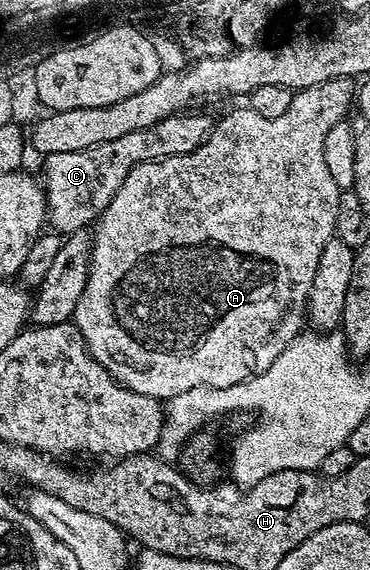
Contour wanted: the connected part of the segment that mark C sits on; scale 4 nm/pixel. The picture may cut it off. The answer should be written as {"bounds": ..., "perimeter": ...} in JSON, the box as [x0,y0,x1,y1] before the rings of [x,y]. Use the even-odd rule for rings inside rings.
{"bounds":[40,112,215,236],"perimeter":[[[186,112],[181,116],[165,118],[152,128],[140,128],[140,132],[128,132],[117,140],[84,148],[80,152],[56,152],[45,155],[40,174],[46,191],[46,222],[51,231],[63,236],[97,223],[108,208],[112,196],[124,184],[124,176],[141,162],[155,162],[168,156],[187,154],[204,144],[214,128],[215,119],[202,112]],[[90,222],[90,223],[89,223]]]}

